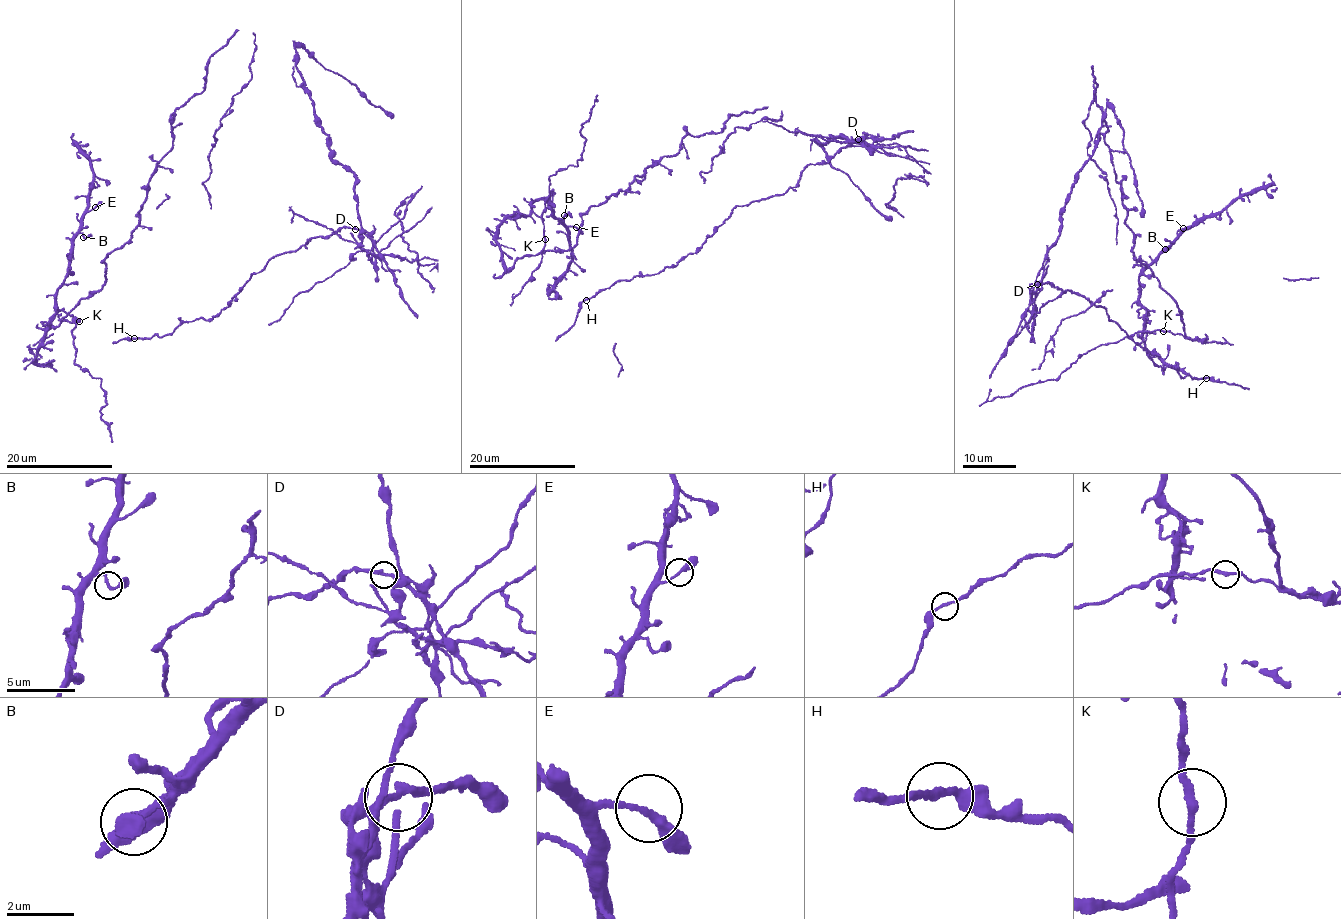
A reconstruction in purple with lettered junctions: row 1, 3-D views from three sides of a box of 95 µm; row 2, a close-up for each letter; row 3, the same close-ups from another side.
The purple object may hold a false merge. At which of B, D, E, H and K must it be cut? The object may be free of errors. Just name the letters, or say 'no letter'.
D

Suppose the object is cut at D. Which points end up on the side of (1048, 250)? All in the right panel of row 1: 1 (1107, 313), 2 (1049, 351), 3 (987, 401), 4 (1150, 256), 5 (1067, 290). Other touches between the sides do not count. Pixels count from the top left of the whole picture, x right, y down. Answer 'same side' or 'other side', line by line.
1: other side
2: same side
3: other side
4: other side
5: other side

